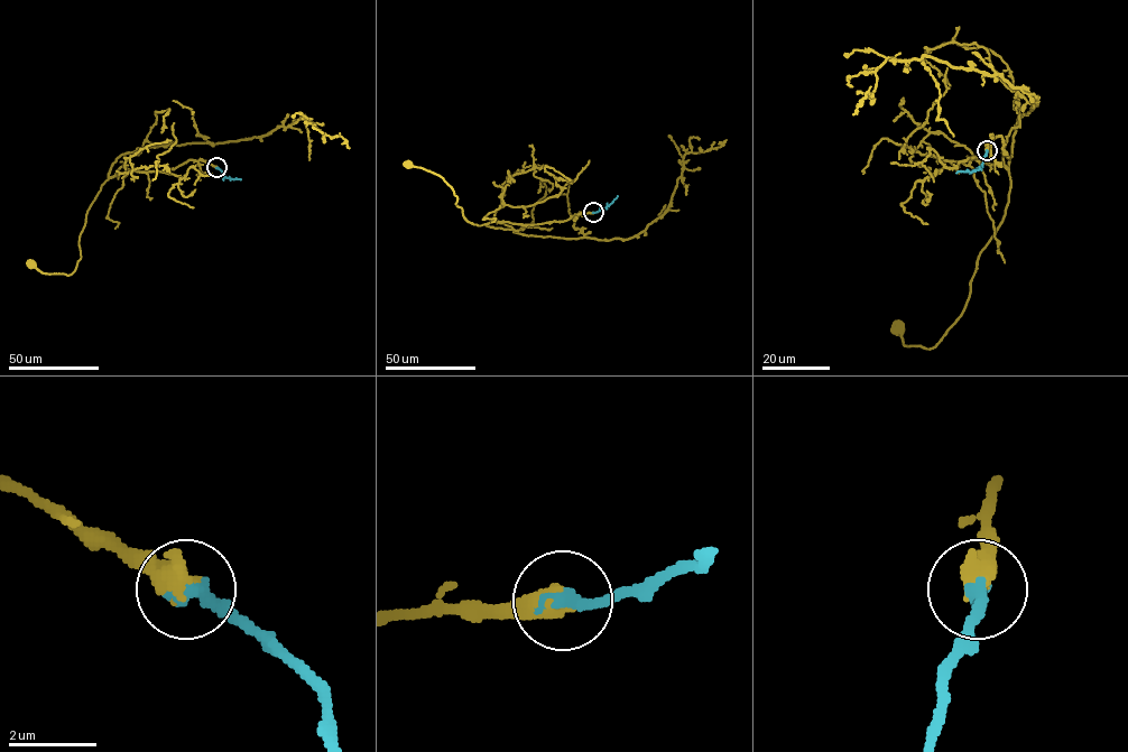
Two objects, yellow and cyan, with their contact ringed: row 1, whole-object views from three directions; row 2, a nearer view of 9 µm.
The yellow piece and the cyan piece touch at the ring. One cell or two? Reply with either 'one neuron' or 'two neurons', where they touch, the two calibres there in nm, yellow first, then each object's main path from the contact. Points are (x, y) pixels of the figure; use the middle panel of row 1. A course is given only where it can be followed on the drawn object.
one neuron; at (593, 212); 600 nm thick on the yellow side, 360 nm on the other; yellow runs (593, 212), (537, 224), (498, 221), (474, 224), (464, 217), (455, 203), (458, 197), (443, 179), (406, 165); cyan runs (593, 212), (604, 209), (617, 196)

